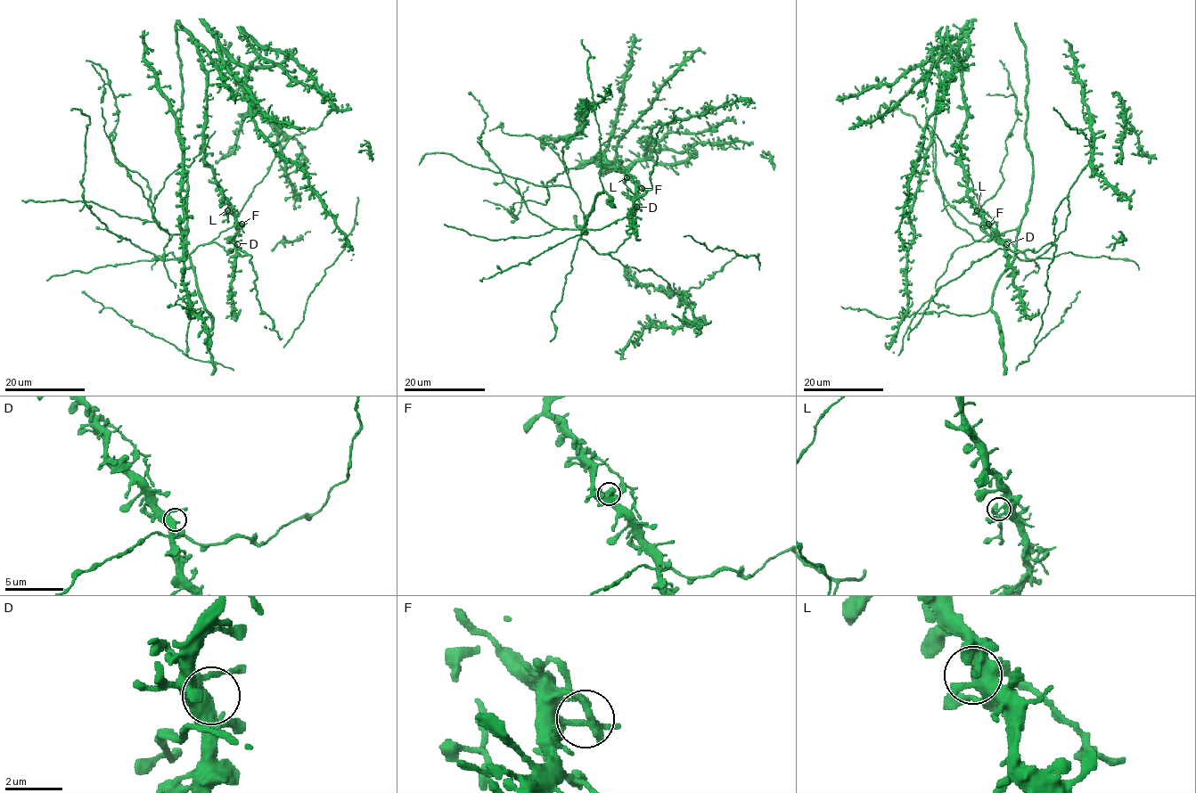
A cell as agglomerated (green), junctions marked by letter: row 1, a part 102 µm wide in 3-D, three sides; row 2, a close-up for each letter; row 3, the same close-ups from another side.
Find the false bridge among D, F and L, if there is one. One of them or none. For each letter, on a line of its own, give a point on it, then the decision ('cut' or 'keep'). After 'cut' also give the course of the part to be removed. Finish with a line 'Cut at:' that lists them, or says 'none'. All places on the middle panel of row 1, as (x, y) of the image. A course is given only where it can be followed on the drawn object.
D: at (636, 207); keep
F: at (642, 188); keep
L: at (626, 177); cut; foreign part runs (626, 177), (627, 199)
Cut at: L

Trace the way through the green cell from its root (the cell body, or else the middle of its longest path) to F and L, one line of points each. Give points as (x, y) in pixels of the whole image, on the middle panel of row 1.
F: (634, 205), (636, 191), (642, 188)
L: (634, 205), (636, 184), (626, 177)

